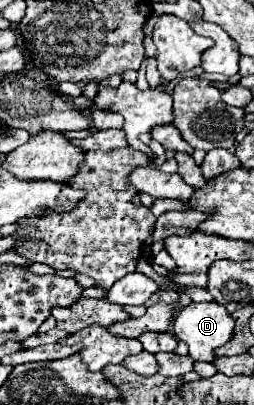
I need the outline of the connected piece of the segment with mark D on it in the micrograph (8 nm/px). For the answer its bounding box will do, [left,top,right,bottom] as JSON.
[173,303,233,363]

